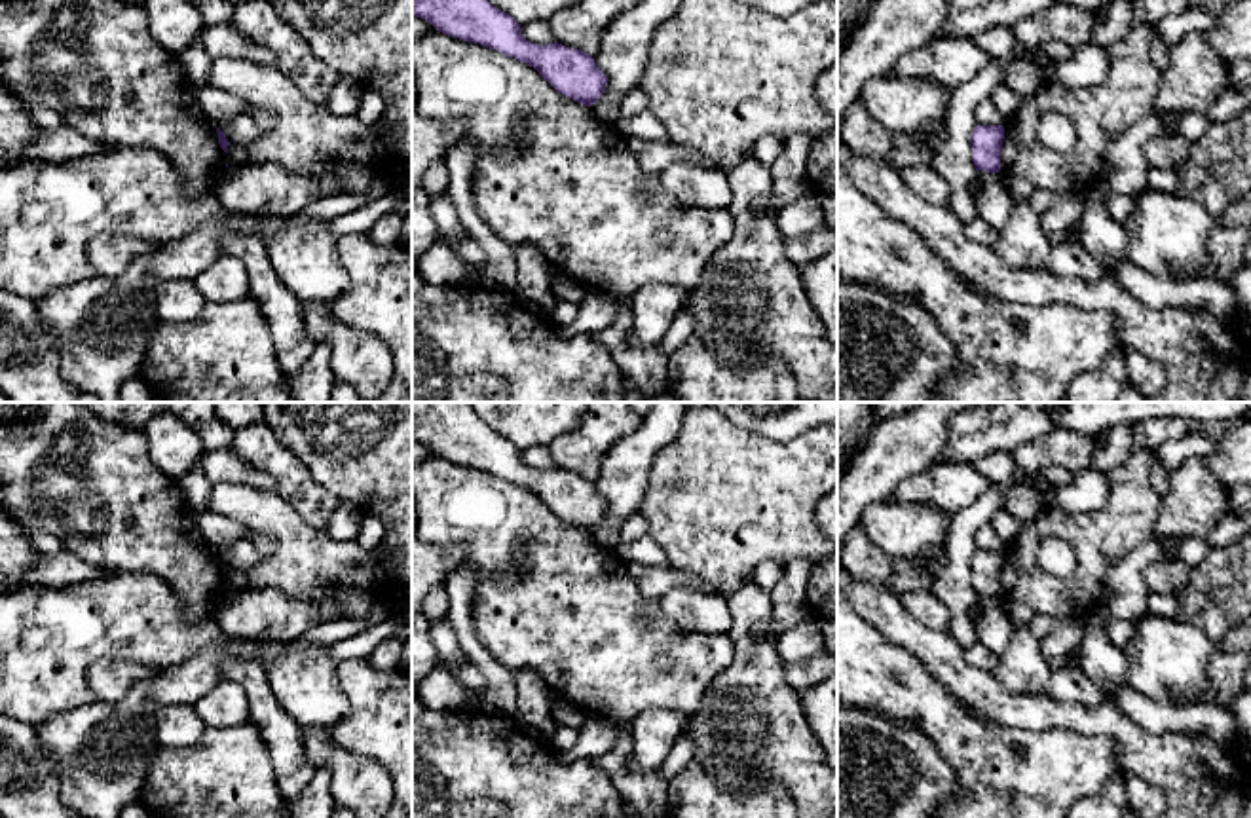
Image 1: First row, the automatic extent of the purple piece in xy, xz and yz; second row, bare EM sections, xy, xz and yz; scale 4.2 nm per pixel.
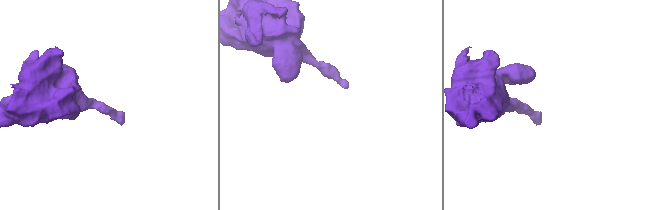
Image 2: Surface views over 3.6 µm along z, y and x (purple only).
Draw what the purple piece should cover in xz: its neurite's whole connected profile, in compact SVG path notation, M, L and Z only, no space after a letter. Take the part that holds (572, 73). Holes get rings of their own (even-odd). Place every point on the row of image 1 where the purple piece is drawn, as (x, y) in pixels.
M412 0L412 15L439 32L495 49L533 66L558 93L592 106L607 85L594 59L558 42L539 46L520 34L520 25L488 0Z

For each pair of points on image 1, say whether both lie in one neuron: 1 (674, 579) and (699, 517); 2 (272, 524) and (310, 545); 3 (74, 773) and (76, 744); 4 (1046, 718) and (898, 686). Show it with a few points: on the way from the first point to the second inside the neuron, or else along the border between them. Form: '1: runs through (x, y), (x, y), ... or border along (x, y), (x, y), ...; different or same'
1: border along (671, 566), (695, 574), (716, 591); different
2: runs through (281, 524), (300, 543); same
3: runs through (76, 765), (76, 752); same
4: border along (927, 667), (965, 706); different

